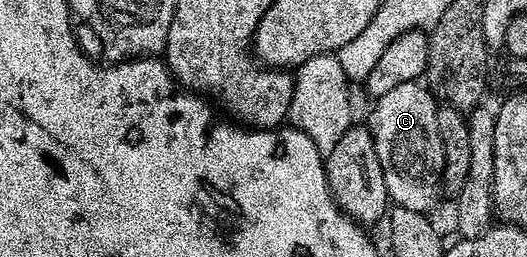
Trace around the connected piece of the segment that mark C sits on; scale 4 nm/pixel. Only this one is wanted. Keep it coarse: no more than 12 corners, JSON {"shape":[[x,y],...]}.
{"shape":[[410,81],[369,128],[398,208],[430,214],[445,163],[435,98]]}

